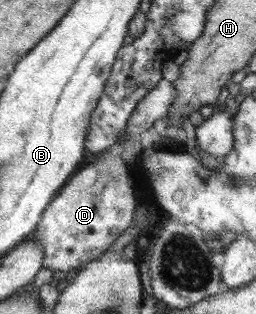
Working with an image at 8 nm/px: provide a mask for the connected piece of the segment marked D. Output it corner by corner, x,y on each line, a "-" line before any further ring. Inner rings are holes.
161,80
136,105
127,121
127,132
120,137
119,144
113,144
100,152
99,157
91,158
86,166
69,178
69,183
61,188
57,197
53,197
53,202
41,213
40,223
31,238
37,245
41,245
41,269
60,271
71,276
79,266
107,252
111,243
118,241
131,226
137,204
125,159
139,148
141,133
150,128
154,121
166,117
174,97
170,82

